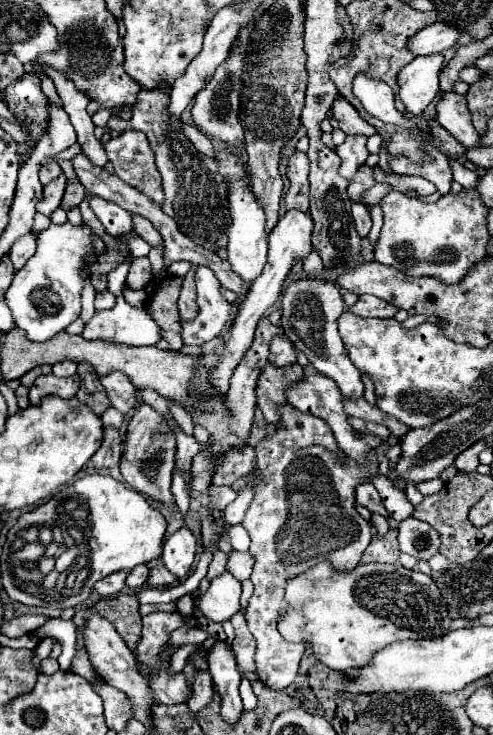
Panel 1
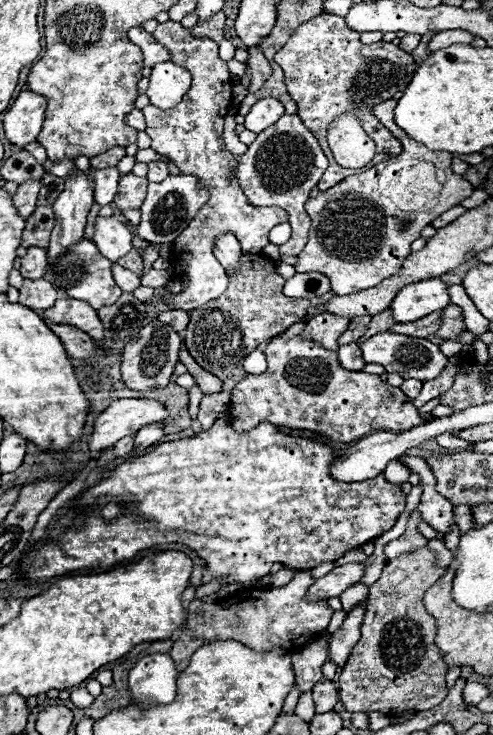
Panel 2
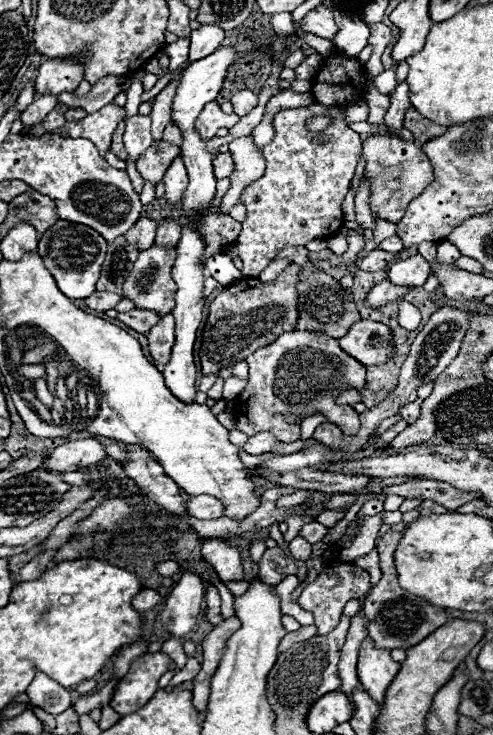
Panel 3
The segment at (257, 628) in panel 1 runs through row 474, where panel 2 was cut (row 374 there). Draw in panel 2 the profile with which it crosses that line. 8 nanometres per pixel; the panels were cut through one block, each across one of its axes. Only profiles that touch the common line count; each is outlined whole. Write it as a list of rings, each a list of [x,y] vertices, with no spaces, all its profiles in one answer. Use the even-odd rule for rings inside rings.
[[[276,336],[266,344],[264,354],[268,358],[268,370],[260,376],[244,376],[240,384],[236,384],[232,390],[230,424],[238,432],[248,432],[262,422],[270,422],[280,430],[282,428],[310,430],[324,440],[354,442],[378,430],[406,432],[428,420],[434,420],[432,414],[426,418],[420,418],[416,406],[400,388],[394,388],[388,382],[382,382],[380,376],[376,374],[352,372],[352,370],[342,368],[338,362],[338,352],[326,350],[314,340],[308,340],[302,336],[292,336],[292,338]]]

